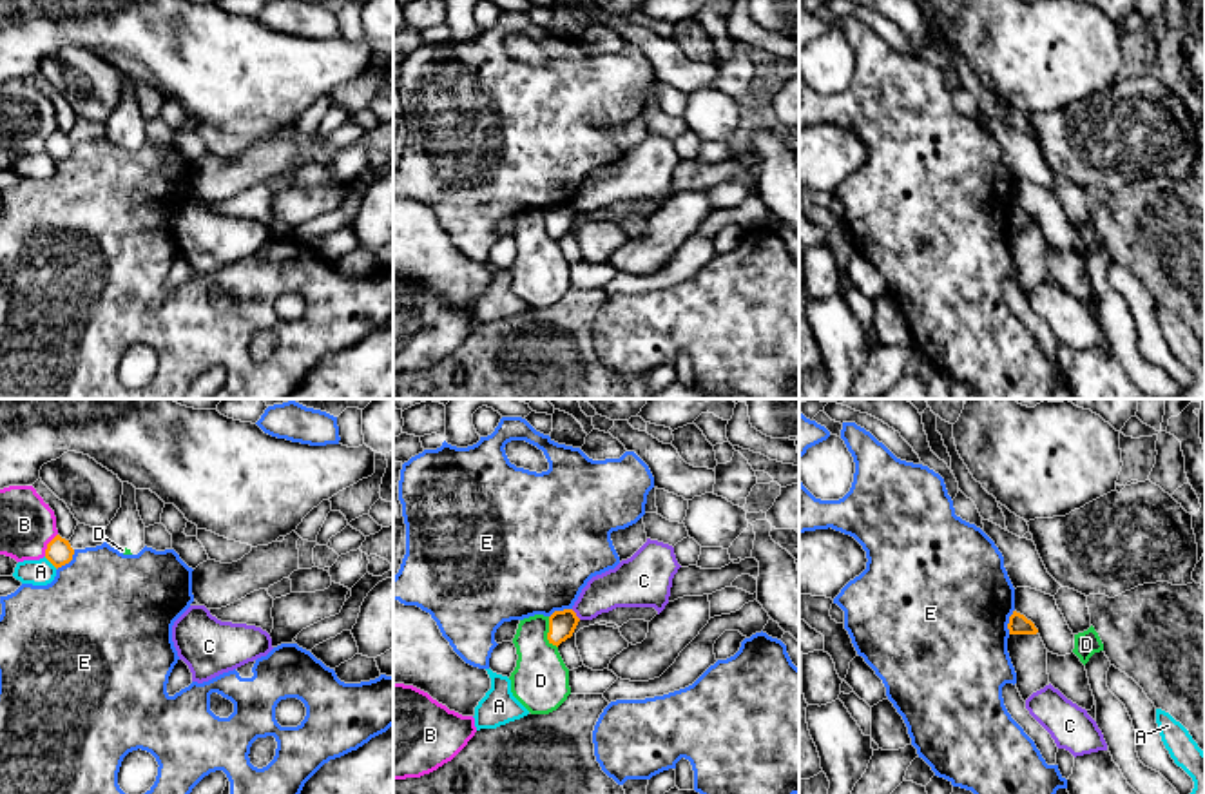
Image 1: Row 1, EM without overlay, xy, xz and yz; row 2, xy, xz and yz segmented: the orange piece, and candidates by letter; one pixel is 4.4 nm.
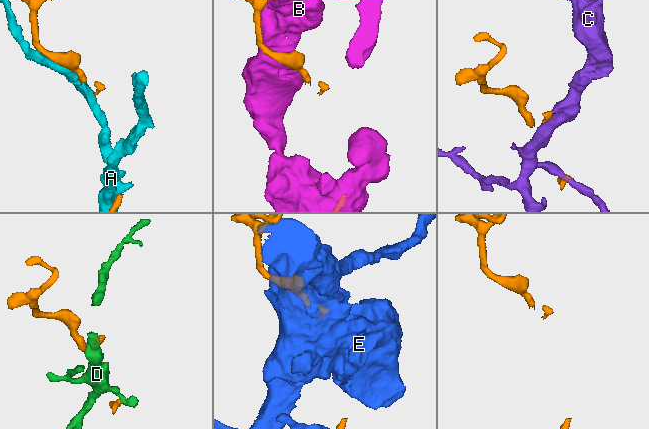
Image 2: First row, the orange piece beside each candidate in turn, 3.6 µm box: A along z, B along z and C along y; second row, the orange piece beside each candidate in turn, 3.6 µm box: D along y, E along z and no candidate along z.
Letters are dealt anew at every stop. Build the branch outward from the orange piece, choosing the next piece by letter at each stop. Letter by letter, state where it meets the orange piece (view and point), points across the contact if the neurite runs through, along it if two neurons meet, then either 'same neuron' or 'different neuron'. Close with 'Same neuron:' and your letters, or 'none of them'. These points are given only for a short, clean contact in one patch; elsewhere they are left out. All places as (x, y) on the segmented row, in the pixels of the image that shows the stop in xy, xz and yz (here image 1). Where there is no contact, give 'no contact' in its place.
A: xy (51, 562) | different neuron
B: xy (48, 544) | different neuron
C: xz (575, 615) | along xz (571, 610), (580, 619) | different neuron
D: xz (548, 633) | different neuron
E: xy (67, 562) | different neuron
Same neuron: none of them

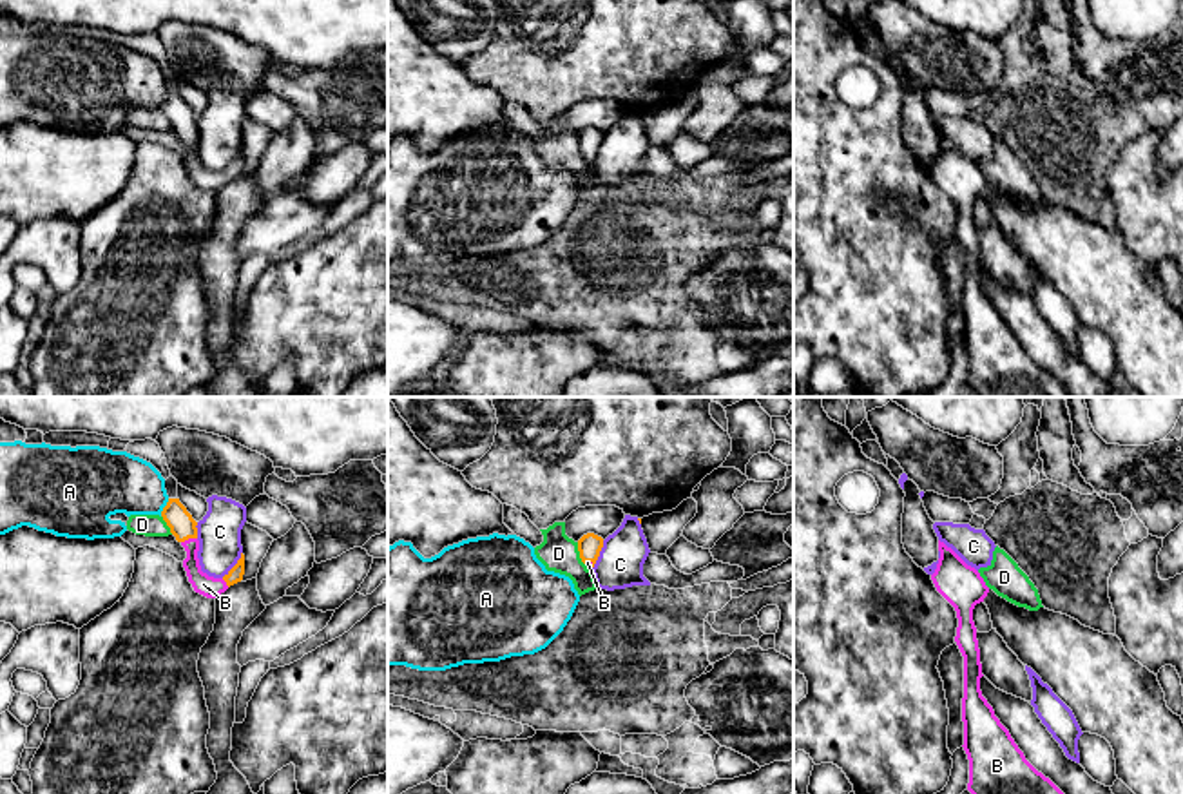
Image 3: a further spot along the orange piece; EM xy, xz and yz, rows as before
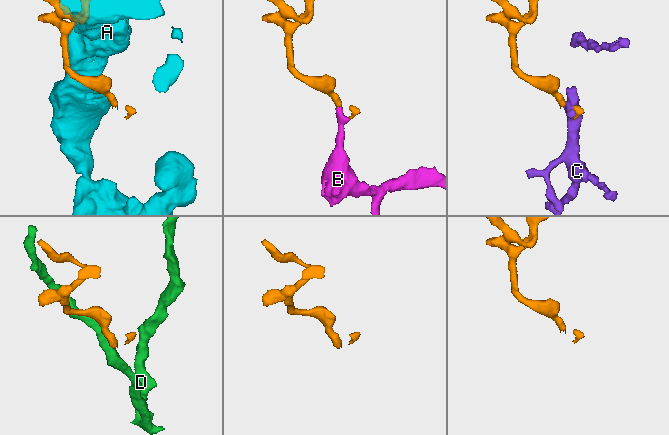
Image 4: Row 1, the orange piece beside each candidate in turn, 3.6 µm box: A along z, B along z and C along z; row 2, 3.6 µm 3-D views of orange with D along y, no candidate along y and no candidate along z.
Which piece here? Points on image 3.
A: xy (163, 508) | different neuron
B: xy (189, 537) | same neuron
C: xz (598, 555) | different neuron
D: xz (580, 557) | different neuron
Same neuron: B

